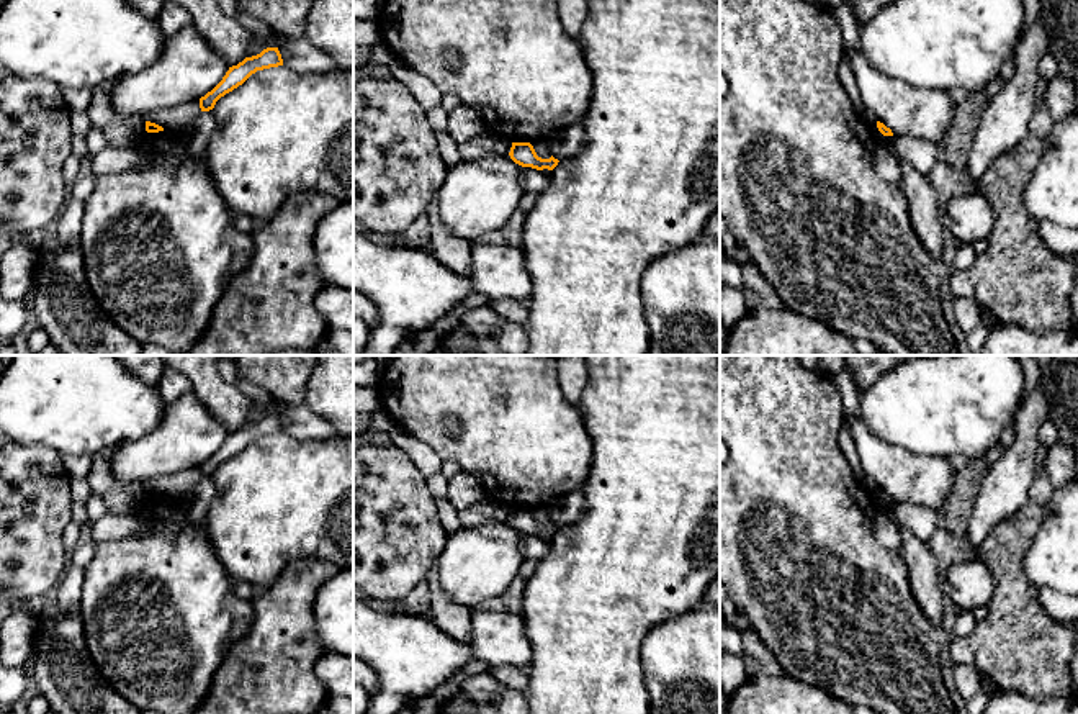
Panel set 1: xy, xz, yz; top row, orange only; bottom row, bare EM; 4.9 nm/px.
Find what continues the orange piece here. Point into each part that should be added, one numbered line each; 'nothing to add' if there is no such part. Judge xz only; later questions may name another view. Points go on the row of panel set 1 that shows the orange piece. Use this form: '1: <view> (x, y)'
nothing to add

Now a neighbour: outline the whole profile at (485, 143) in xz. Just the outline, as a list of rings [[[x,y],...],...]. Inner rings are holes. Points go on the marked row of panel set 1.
[[[481,133],[460,146],[463,160],[474,160],[486,154],[509,154],[512,142],[509,139]]]

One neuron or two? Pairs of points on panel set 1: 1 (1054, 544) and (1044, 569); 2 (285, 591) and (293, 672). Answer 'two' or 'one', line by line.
1: one
2: one

